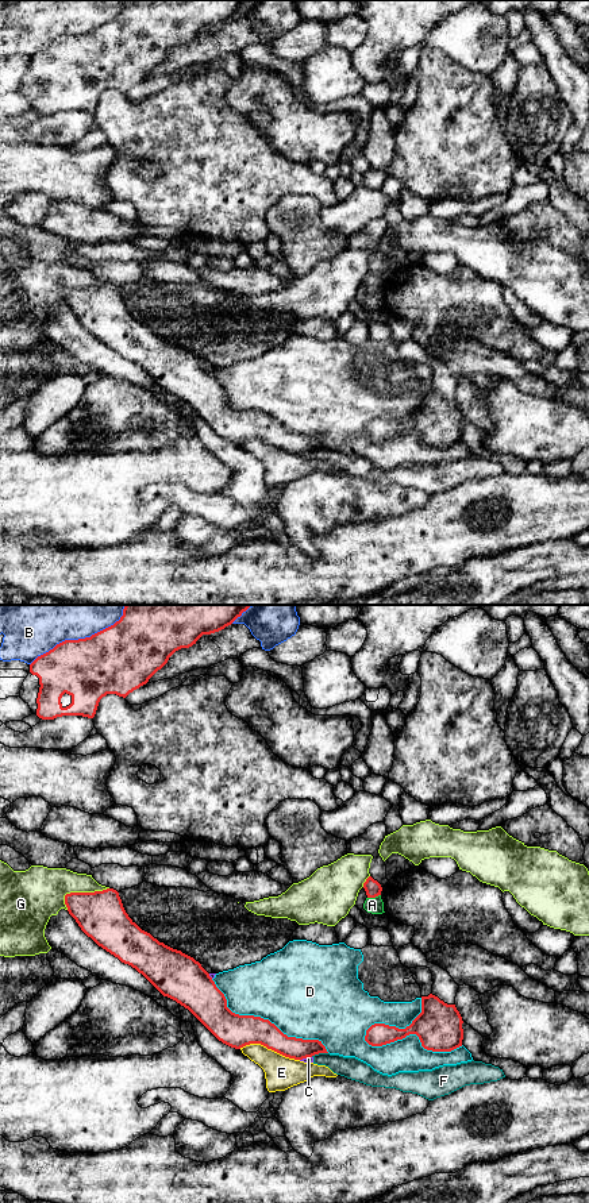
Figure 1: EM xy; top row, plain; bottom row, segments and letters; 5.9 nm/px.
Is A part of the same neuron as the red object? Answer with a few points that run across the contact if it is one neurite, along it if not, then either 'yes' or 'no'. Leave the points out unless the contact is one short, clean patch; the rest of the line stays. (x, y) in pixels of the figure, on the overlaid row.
xy (380, 894), (368, 898) | no

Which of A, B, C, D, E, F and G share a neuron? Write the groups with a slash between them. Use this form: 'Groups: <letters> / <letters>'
Groups: A / B / C F / D / E / G

